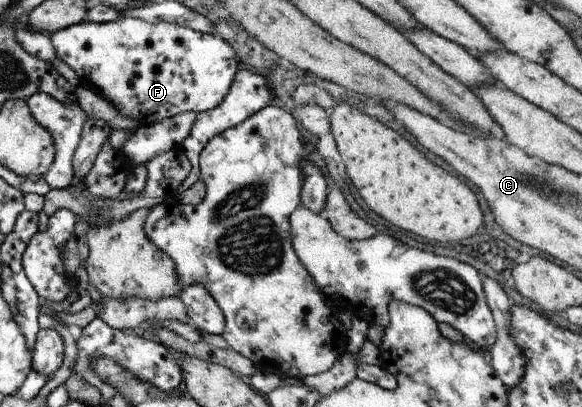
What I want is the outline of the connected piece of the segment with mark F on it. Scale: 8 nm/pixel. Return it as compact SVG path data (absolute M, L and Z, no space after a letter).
M119 16L116 20L105 23L82 21L51 32L48 34L48 38L51 40L55 56L63 63L66 63L68 68L74 71L74 74L78 78L78 85L86 87L89 91L96 93L98 96L102 97L106 103L110 103L118 110L122 116L126 116L126 118L130 118L130 120L136 120L136 122L139 122L140 126L146 126L147 124L170 118L178 113L207 111L208 109L214 108L217 104L220 104L220 101L228 92L228 87L232 82L232 78L234 78L234 73L237 71L236 66L238 66L235 52L232 52L232 47L225 40L218 38L214 34L209 35L208 33L201 33L174 23L157 22L156 24L150 24L140 19Z

